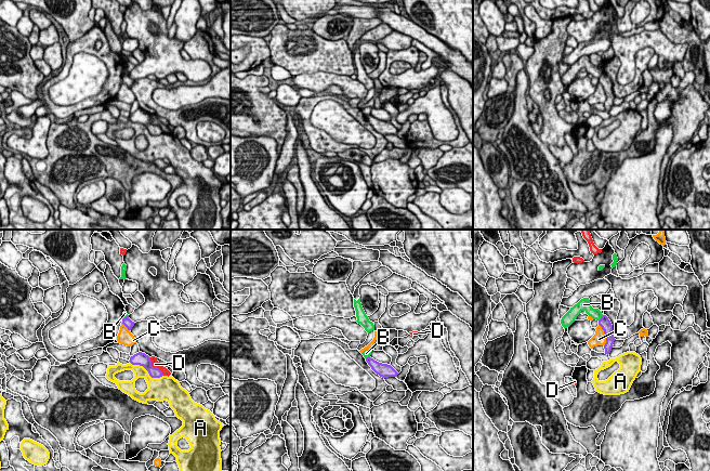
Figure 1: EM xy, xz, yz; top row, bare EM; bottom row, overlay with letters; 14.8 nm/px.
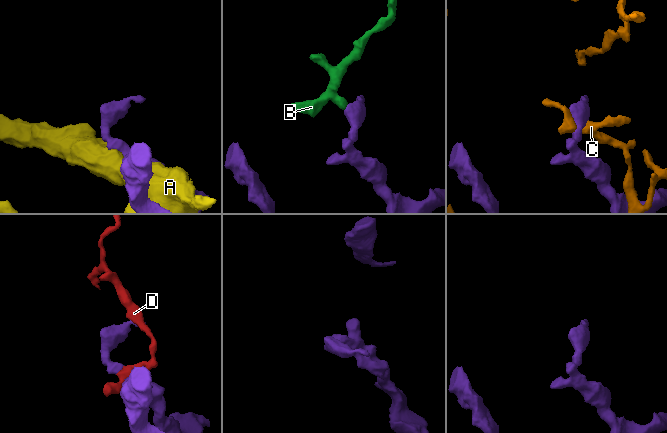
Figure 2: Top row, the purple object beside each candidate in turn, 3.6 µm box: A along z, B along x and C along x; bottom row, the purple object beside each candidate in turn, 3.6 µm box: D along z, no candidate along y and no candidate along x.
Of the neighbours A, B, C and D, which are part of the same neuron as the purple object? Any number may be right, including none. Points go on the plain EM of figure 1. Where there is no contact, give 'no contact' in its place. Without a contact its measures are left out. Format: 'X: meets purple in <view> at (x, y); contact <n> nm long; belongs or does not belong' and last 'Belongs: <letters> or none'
A: meets purple in xy at (147, 128); contact 550 nm long; does not belong
B: meets purple in yz at (601, 76); contact 120 nm long; does not belong
C: meets purple in yz at (605, 92); contact 340 nm long; does not belong
D: meets purple in xy at (155, 125); contact 340 nm long; does not belong
Belongs: none

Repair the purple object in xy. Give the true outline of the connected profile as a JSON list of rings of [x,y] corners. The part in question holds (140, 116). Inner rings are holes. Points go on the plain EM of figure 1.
[[[139,109],[134,112],[130,115],[129,119],[132,122],[143,123],[148,129],[152,135],[160,135],[163,133],[162,129],[159,126],[152,123],[150,115],[145,110]]]

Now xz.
[[[367,115],[366,119],[371,127],[382,135],[397,134],[398,132],[398,130],[391,122],[379,120],[371,115]]]

